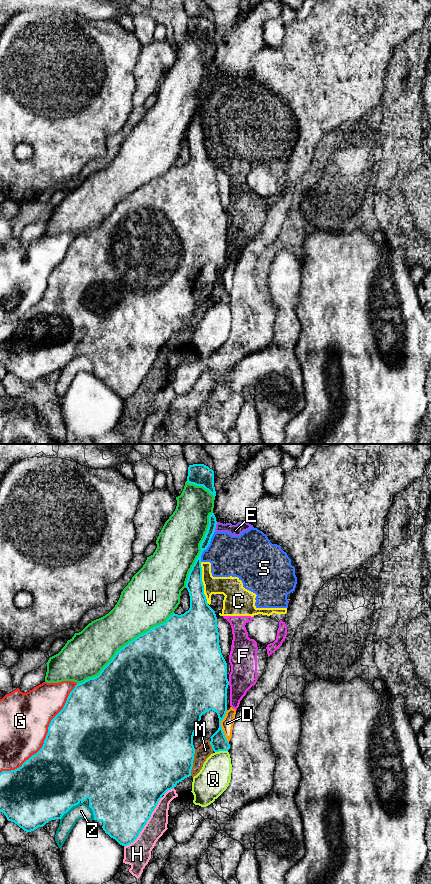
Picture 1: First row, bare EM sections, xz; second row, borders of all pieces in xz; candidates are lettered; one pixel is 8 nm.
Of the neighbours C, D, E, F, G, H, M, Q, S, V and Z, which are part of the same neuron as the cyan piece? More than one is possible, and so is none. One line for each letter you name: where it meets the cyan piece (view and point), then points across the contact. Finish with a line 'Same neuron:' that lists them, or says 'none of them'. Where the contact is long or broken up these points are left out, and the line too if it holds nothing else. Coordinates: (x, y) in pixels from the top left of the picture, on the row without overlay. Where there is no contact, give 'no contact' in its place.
Same neuron: none of them

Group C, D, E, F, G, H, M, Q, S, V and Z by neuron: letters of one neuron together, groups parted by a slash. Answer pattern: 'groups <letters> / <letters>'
groups C E F H M S / D Q / G / V / Z

